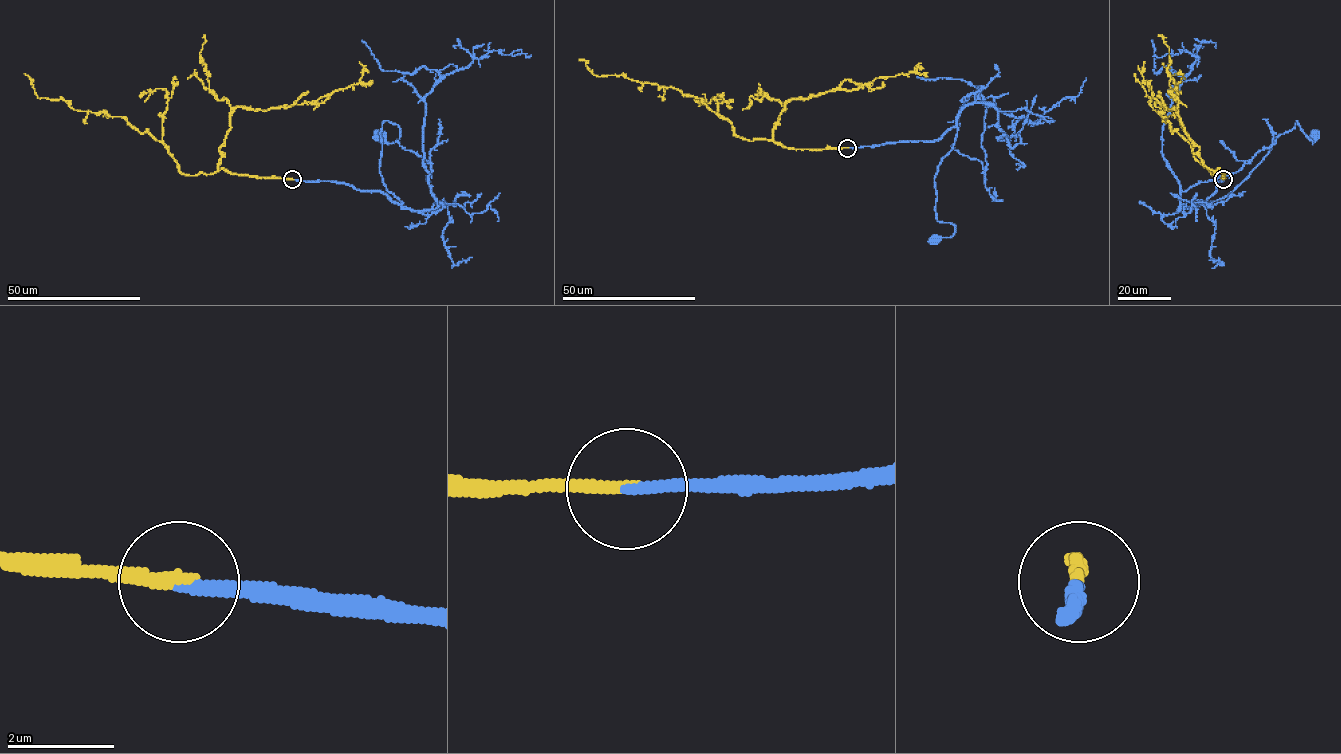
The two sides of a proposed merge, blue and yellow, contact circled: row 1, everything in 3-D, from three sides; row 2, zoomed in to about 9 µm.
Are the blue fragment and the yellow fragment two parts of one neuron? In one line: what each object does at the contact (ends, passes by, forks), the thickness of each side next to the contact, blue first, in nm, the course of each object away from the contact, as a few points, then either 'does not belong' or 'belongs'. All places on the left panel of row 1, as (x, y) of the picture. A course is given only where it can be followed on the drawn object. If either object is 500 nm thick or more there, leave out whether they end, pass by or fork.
blue ends | yellow ends | 220/240 nm | blue via (292, 179), (343, 182), (402, 204), (379, 172), (381, 125), (387, 120), (400, 131), (394, 142), (380, 135) | yellow via (292, 179), (221, 168), (183, 174), (147, 130), (139, 132), (121, 117), (39, 98), (23, 74) | belongs

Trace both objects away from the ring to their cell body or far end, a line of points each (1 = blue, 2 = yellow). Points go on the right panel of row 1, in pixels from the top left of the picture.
1: (1223, 179), (1202, 204), (1234, 190), (1274, 141), (1290, 131), (1297, 120), (1313, 143), (1314, 135)
2: (1223, 179), (1218, 168), (1213, 172), (1216, 175), (1212, 174), (1195, 158), (1192, 147), (1172, 132), (1134, 74)

